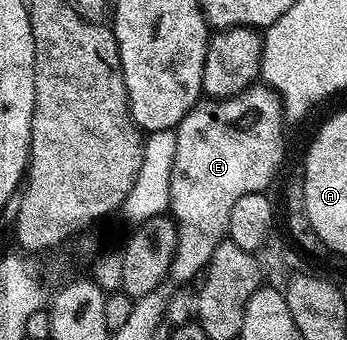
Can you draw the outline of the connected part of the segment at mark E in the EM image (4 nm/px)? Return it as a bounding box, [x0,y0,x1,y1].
[168,83,286,285]

